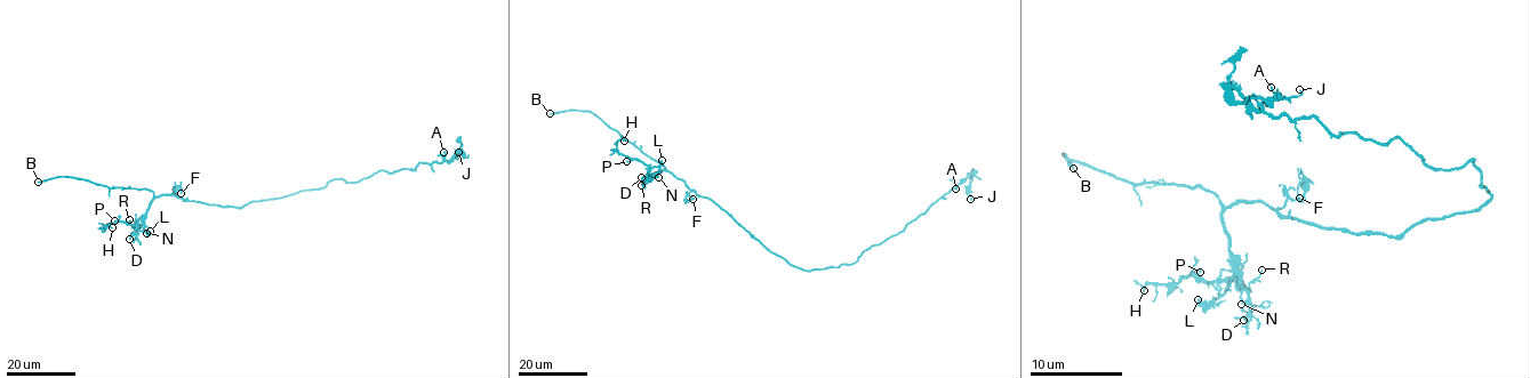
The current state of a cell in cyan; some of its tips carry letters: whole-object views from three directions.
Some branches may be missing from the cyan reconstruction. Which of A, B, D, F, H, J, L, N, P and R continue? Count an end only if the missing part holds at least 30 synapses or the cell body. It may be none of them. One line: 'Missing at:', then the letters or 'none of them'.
Missing at: B

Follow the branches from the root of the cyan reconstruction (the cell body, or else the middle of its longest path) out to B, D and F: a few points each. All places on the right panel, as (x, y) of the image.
B: (1447, 216), (1396, 236), (1352, 234), (1262, 202), (1225, 207), (1202, 186), (1130, 184), (1064, 154), (1073, 168)
D: (1447, 216), (1424, 218), (1396, 236), (1352, 234), (1262, 202), (1234, 202), (1223, 227), (1248, 295), (1243, 320)
F: (1447, 216), (1424, 218), (1396, 236), (1352, 234), (1279, 211), (1304, 193), (1304, 179), (1297, 186), (1299, 198)

